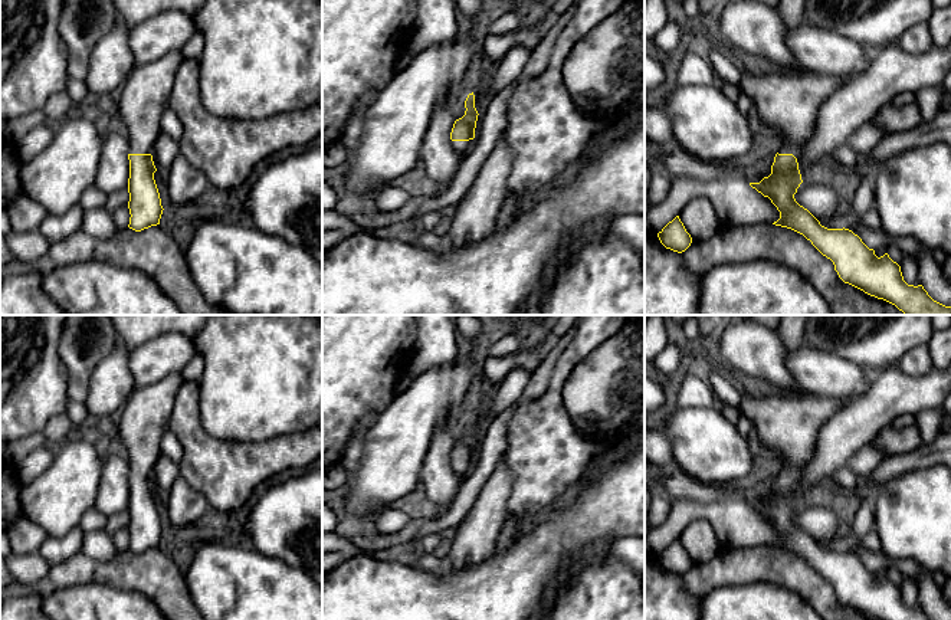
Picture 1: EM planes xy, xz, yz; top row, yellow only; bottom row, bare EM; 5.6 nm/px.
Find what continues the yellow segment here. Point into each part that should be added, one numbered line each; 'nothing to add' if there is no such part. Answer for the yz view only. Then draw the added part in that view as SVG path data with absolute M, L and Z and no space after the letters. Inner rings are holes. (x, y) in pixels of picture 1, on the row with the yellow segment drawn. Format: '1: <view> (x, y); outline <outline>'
1: yz (789, 101); outline M754 65L738 83L754 101L763 124L783 134L778 154L798 158L816 129L819 109L845 82L836 75Z

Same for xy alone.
1: xy (141, 101); outline M178 50L135 65L112 98L112 108L128 131L128 154L151 154L161 134L161 117L168 109L174 76L183 62Z

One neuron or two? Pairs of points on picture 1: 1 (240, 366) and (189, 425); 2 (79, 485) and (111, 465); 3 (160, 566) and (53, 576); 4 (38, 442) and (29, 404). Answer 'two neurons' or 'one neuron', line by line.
1: two neurons
2: two neurons
3: one neuron
4: two neurons

